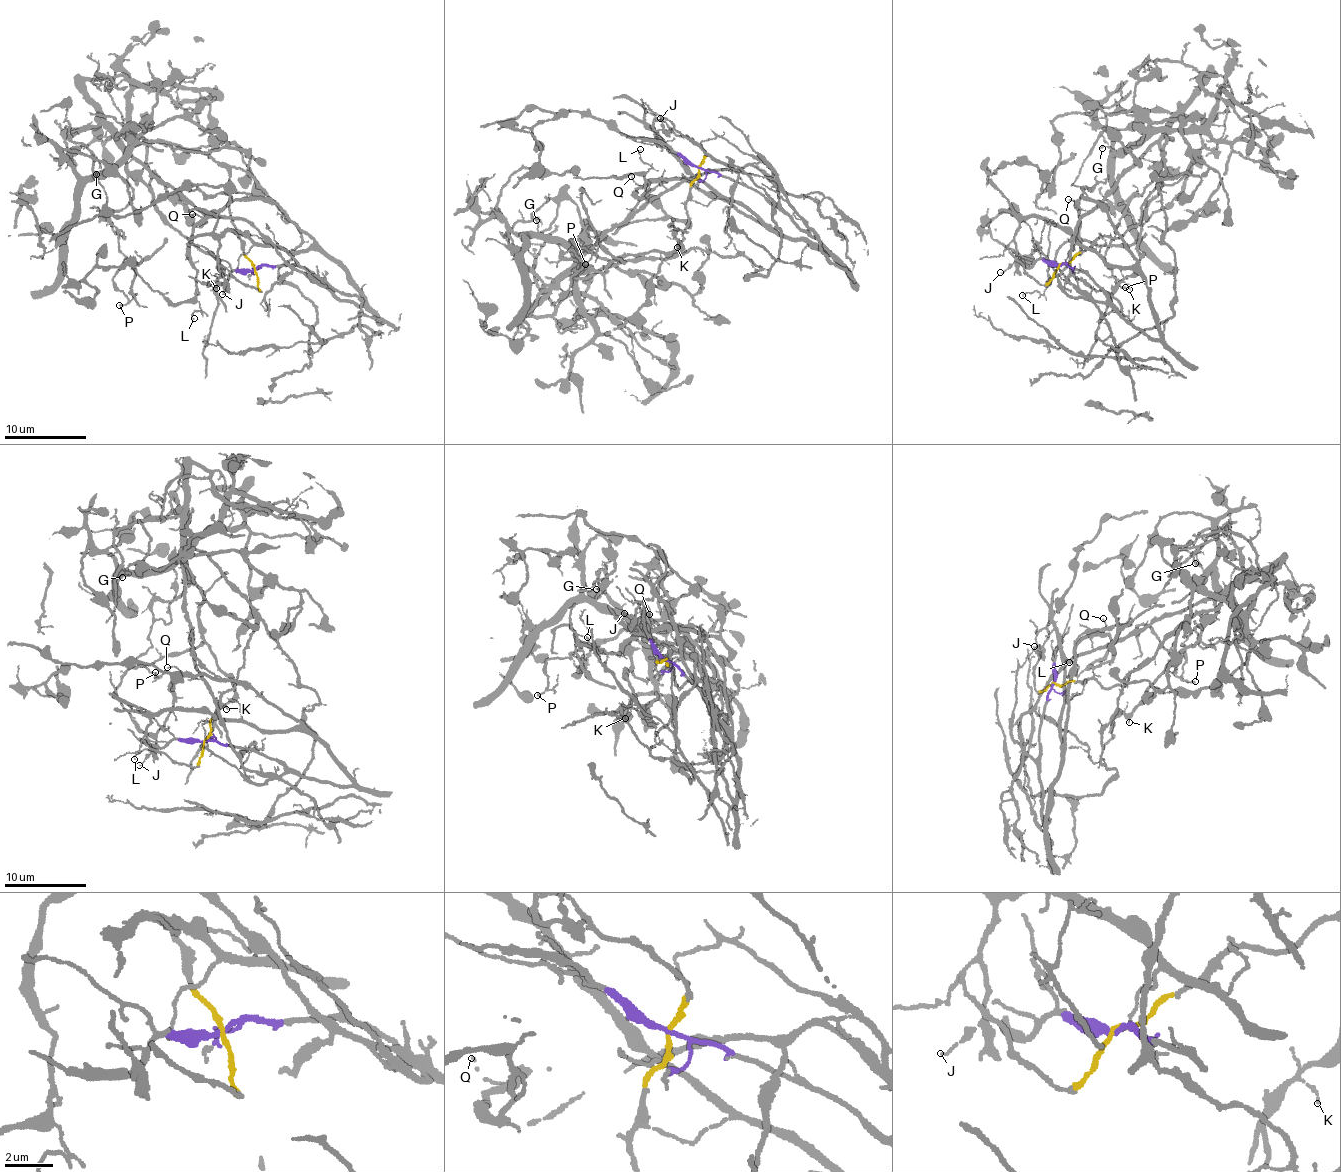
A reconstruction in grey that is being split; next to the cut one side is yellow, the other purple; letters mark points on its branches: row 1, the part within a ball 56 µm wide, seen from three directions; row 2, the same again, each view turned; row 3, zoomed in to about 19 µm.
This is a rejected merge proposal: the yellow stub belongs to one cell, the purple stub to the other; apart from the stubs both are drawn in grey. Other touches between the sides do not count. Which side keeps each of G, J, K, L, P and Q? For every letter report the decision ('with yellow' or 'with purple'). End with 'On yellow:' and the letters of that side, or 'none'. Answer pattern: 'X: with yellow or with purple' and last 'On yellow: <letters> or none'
G: with yellow
J: with purple
K: with yellow
L: with purple
P: with yellow
Q: with purple
On yellow: G, K, P

